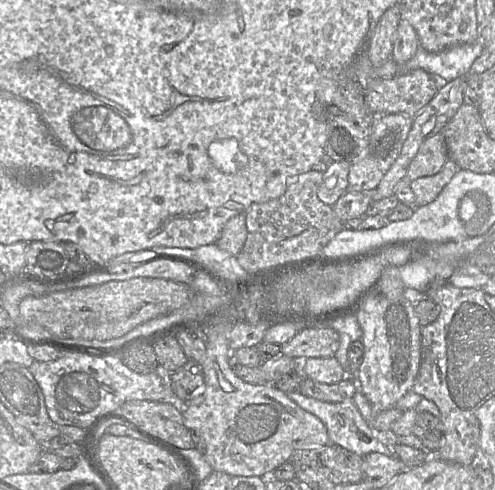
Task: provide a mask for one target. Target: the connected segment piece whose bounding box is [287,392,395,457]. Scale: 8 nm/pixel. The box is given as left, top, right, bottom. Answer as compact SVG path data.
M301 392L287 395L302 409L315 415L325 424L328 430L330 444L343 447L361 457L365 457L372 452L378 452L387 456L395 456L390 447L373 436L371 423L367 422L362 417L353 399L347 399L338 403L330 403L307 397Z

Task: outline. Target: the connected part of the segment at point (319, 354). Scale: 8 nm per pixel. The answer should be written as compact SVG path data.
M330 327L303 328L288 343L281 346L281 354L296 361L309 358L330 358L335 356L340 345L340 336Z

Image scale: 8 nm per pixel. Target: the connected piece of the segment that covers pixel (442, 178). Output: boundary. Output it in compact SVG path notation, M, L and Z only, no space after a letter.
M448 158L439 173L414 180L411 188L416 196L416 207L423 207L435 201L459 170L456 162Z

